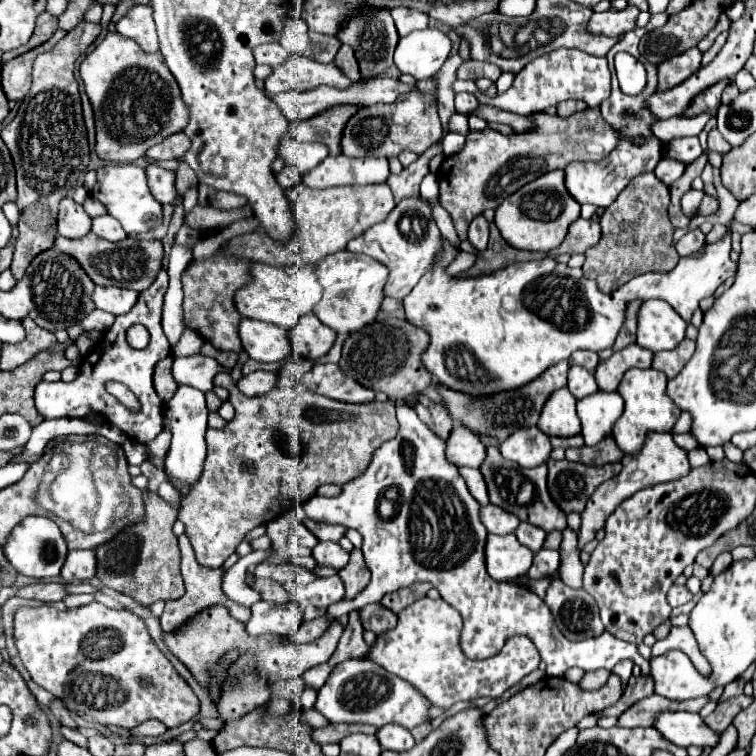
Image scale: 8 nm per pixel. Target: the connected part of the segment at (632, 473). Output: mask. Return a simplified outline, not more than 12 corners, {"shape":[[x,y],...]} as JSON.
{"shape":[[651,432],[593,492],[579,548],[625,498],[691,470],[671,434]]}

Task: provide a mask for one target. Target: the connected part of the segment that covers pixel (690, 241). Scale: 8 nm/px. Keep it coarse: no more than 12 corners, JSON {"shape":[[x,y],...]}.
{"shape":[[701,230],[689,232],[675,244],[679,256],[691,256],[705,244]]}

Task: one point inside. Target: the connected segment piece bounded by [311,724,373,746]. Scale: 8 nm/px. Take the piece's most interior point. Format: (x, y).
(334, 733)

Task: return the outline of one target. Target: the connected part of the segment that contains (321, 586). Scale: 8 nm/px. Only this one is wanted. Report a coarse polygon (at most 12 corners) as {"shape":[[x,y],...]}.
{"shape":[[335,574],[313,580],[305,594],[315,608],[343,598],[345,586]]}

